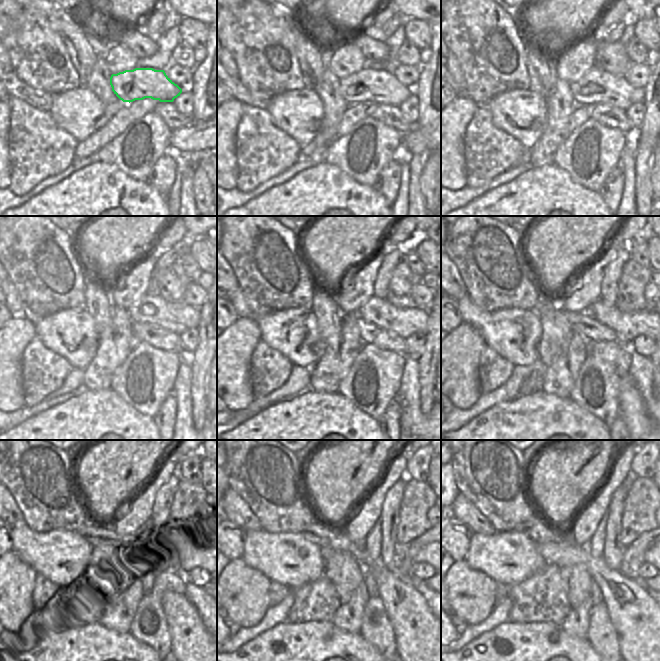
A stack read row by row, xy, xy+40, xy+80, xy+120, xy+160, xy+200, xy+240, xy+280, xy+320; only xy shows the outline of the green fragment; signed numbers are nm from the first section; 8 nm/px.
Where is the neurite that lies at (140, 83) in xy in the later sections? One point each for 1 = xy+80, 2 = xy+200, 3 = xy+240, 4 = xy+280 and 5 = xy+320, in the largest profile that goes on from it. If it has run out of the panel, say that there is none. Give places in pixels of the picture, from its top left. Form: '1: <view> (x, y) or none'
1: xy+80 (597, 86)
2: xy+200 (628, 325)
3: xy+240 (195, 549)
4: xy+280 (420, 557)
5: xy+320 (644, 555)

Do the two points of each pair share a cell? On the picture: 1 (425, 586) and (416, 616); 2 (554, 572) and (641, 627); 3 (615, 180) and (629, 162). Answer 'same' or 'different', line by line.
1: different
2: different
3: different

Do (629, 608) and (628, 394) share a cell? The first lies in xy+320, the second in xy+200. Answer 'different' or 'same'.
same

